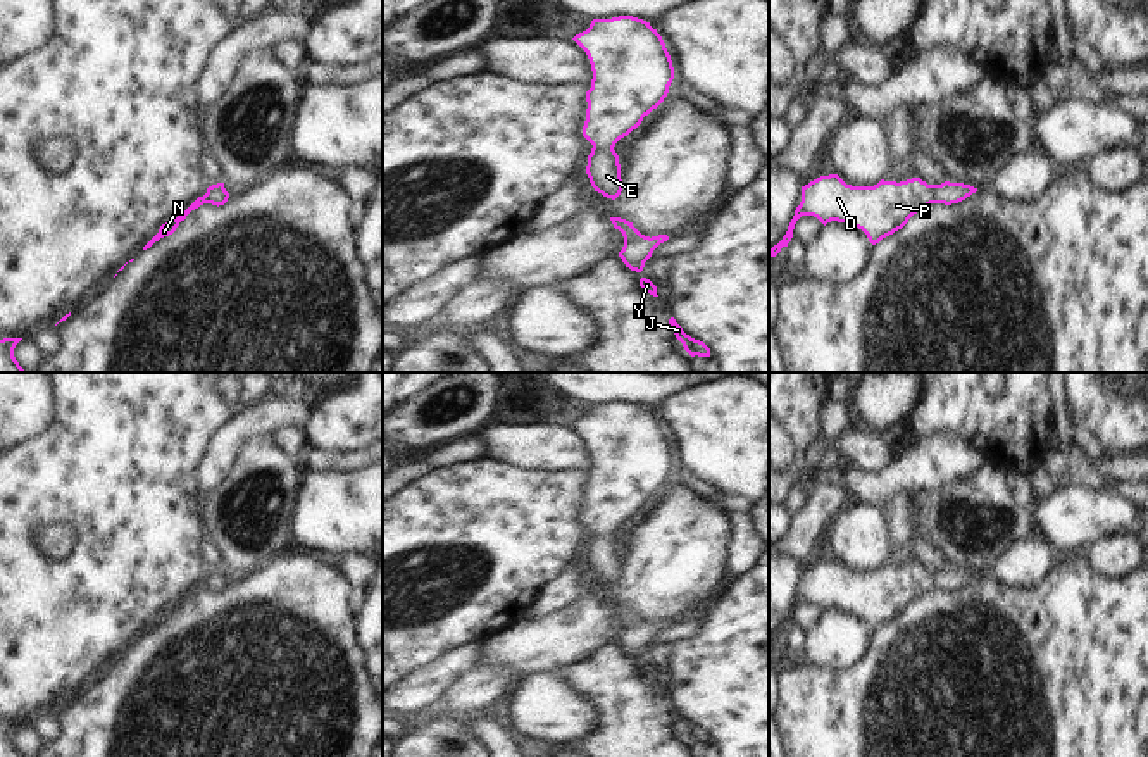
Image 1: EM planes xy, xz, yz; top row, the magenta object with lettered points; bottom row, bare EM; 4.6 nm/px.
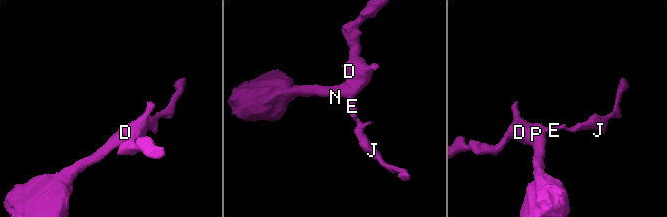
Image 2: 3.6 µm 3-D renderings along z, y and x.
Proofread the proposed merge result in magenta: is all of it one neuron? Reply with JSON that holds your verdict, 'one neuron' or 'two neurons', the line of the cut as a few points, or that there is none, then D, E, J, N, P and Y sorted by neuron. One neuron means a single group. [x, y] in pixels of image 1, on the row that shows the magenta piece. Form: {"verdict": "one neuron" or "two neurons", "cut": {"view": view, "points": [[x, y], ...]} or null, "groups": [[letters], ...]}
{"verdict": "one neuron", "cut": null, "groups": [["D", "E", "J", "N", "P", "Y"]]}

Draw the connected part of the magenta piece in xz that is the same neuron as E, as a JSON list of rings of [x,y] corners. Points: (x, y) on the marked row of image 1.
[[[633,16],[593,19],[590,28],[572,40],[586,52],[593,71],[583,126],[583,136],[593,145],[586,174],[595,191],[615,200],[622,191],[622,179],[614,147],[664,102],[674,79],[672,60],[657,29]]]

